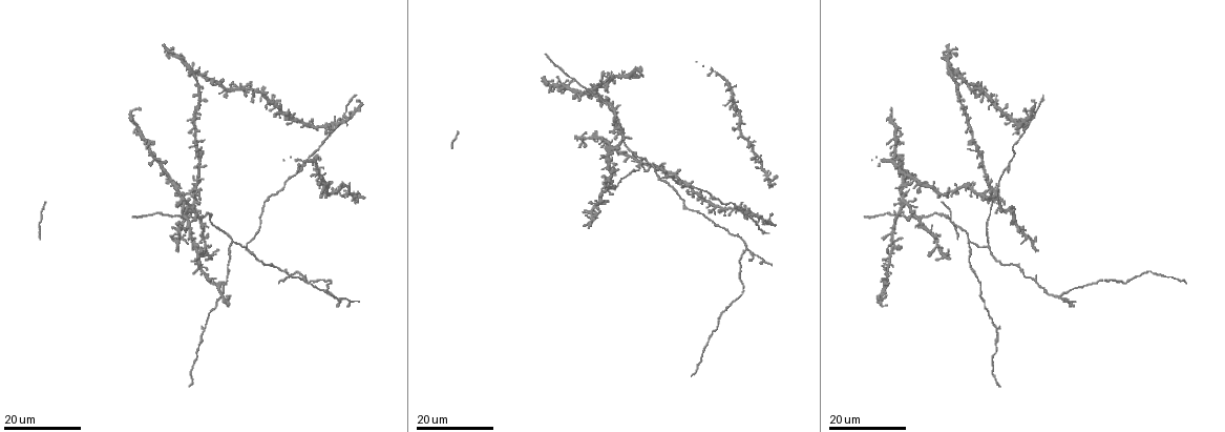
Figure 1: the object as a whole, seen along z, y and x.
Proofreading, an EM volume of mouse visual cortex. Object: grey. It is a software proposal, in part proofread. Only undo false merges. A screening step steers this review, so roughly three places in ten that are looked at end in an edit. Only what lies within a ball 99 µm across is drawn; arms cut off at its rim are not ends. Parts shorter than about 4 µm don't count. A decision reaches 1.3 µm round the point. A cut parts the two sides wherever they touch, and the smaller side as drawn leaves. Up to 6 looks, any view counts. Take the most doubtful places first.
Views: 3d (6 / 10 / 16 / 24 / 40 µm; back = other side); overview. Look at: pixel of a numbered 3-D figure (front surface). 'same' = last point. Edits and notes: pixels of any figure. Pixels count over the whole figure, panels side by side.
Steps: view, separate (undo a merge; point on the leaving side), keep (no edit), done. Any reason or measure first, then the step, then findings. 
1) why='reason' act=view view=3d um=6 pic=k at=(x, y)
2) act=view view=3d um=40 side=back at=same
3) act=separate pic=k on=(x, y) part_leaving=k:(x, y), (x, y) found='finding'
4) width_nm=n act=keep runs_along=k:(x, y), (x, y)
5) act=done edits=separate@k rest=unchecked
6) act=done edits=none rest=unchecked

why='side arm on a straight run' act=view view=3d um=16 pic=1 at=(345, 117)

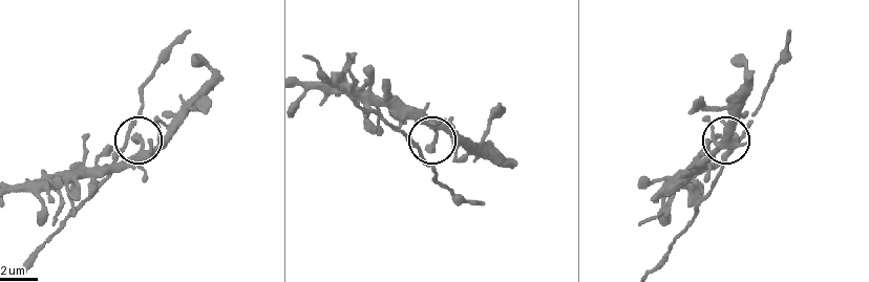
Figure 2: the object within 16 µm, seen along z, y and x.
why='zoom in' act=view view=3d um=6 pic=2 at=(430, 150)

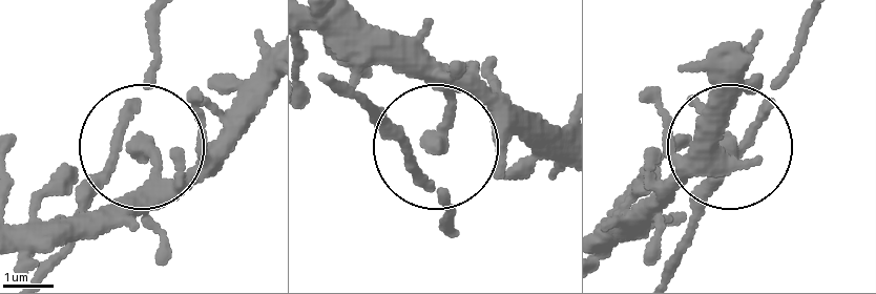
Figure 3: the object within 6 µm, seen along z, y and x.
arms=3 act=keep runs_along=3:(330, 81), (425, 148), (442, 232) found='one cell here'

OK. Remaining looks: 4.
why='three arms meet' act=view view=3d um=24 pic=1 at=(348, 187)

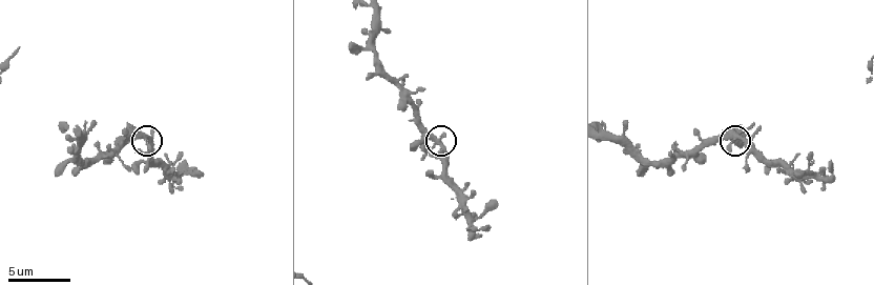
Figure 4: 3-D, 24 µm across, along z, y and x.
act=view view=3d um=10 pic=4 at=(146, 137)

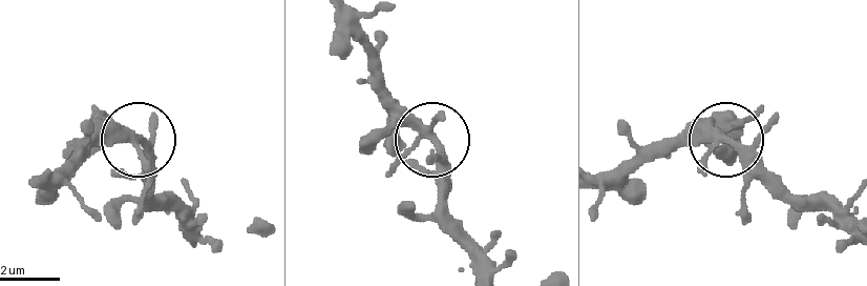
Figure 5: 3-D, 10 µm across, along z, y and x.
width_nm=250 act=keep found='continuous, no second cell'

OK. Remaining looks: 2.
why='four-way junction' act=view view=3d um=24 pic=1 at=(606, 106)

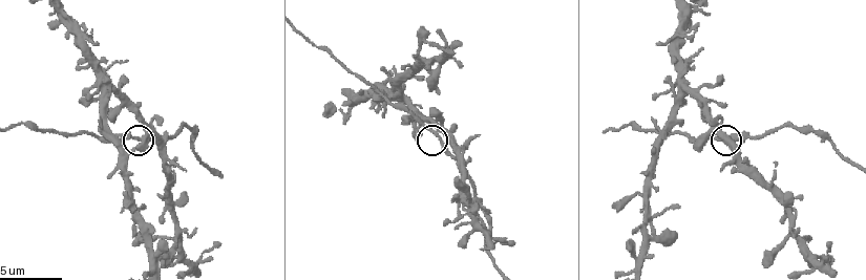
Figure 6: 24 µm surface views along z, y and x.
act=view view=3d um=6 pic=6 at=(440, 136)

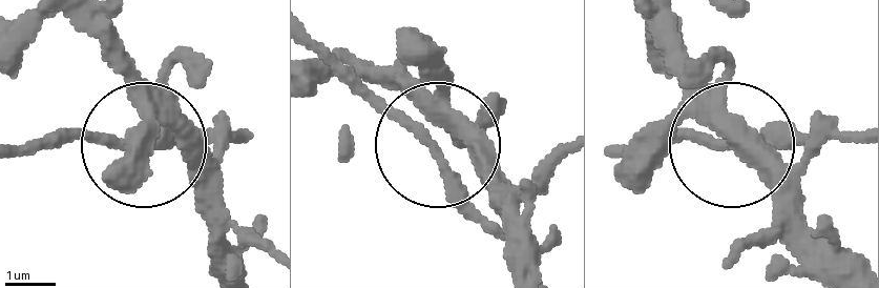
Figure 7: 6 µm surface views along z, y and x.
width_nm=270 act=keep found='continuous, no second cell'

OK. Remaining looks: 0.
act=done edits=none rest=unchecked

